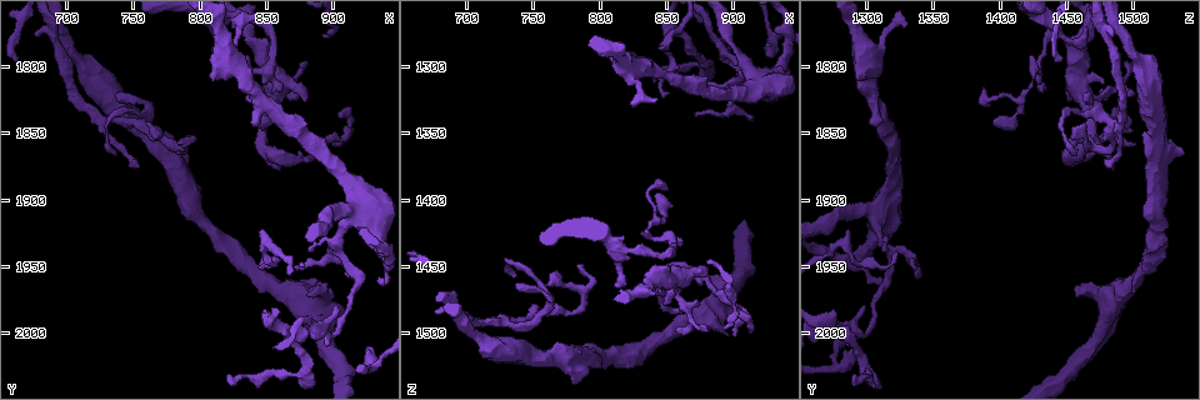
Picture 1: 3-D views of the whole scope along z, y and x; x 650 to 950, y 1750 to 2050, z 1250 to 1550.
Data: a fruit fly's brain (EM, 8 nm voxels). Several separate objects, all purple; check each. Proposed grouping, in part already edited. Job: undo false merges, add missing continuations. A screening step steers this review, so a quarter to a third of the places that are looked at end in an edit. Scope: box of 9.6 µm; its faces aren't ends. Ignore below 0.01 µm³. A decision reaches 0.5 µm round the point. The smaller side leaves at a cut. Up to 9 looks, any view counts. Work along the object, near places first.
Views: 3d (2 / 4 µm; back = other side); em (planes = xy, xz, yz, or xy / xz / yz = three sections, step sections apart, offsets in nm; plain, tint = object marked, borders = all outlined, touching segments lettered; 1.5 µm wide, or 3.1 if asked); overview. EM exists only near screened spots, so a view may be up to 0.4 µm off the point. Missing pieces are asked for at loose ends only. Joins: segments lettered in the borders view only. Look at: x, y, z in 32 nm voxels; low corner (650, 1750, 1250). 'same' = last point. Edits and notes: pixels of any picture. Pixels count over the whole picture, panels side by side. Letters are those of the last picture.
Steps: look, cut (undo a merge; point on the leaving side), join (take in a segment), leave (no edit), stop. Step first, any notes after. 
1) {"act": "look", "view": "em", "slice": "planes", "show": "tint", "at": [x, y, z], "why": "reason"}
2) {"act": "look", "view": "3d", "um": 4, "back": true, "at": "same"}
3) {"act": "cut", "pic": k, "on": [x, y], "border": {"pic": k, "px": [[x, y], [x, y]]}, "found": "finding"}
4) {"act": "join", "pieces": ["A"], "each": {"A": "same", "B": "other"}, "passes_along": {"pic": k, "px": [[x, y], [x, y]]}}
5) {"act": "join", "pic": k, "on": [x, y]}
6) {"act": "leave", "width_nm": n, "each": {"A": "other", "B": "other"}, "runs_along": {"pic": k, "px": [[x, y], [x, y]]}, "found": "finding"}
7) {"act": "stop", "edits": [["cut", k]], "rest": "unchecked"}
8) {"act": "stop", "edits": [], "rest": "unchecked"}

{"act": "look", "view": "3d", "um": 4, "at": [736, 1820, 1464], "why": "an open end"}

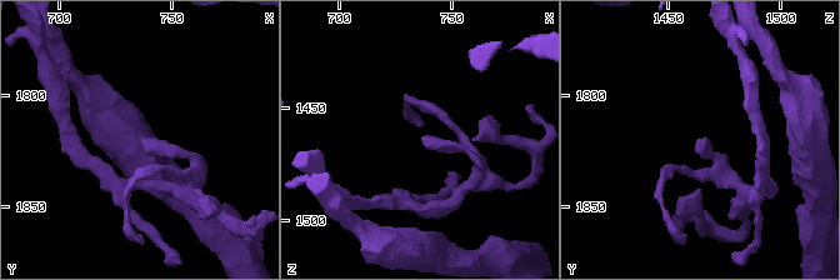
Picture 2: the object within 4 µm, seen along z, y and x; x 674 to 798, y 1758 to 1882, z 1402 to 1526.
{"act": "look", "view": "em", "slice": "planes", "show": "borders", "at": [737, 1820, 1463], "why": "need the tissue"}

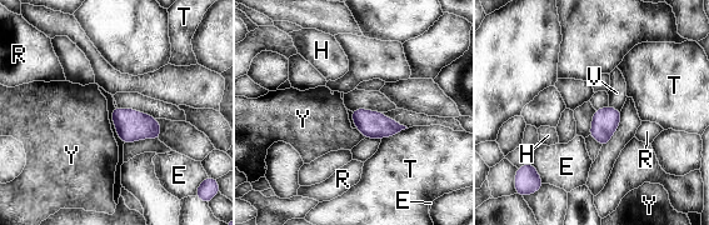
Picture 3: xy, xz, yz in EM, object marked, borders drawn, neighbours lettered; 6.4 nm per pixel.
{"act": "leave", "width_nm": 170, "each": {"E": "other", "H": "other", "R": "other", "T": "other", "V": "other", "Y": "other"}, "found": "none of them fits"}

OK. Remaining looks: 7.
{"act": "look", "view": "em", "slice": "planes", "show": "tint", "at": [778, 1866, 1514], "why": "sudden change in width"}

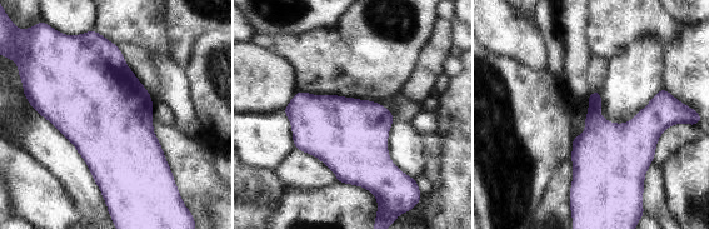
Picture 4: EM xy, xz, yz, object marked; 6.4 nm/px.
{"act": "look", "view": "em", "slice": "planes", "show": "borders", "at": "same", "why": "see the neighbours"}

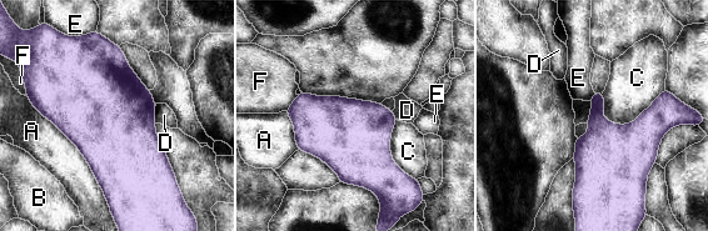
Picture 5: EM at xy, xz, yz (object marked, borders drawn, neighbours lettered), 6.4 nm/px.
{"act": "leave", "each": {"A": "other", "B": "other", "C": "other", "D": "other", "E": "other", "F": "other"}, "found": "one cell here"}

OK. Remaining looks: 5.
{"act": "look", "view": "3d", "um": 4, "at": [872, 1870, 1456], "why": "calibre changes"}

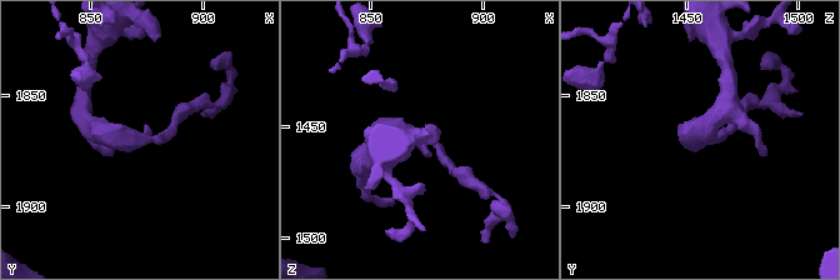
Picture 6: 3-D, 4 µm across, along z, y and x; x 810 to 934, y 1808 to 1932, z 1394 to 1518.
{"act": "look", "view": "em", "slice": "xy", "step": 4, "show": "tint", "at": [872, 1869, 1454]}

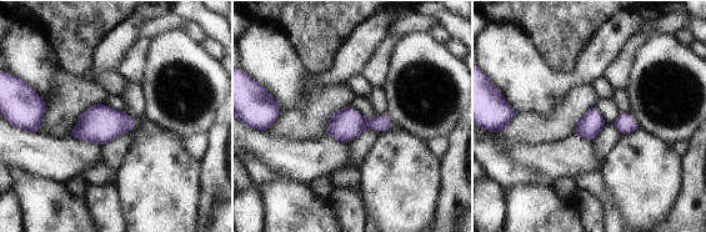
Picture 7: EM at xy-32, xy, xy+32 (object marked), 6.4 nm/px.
{"act": "look", "view": "em", "slice": "xy", "step": 4, "show": "borders", "at": "same", "why": "see the neighbours"}

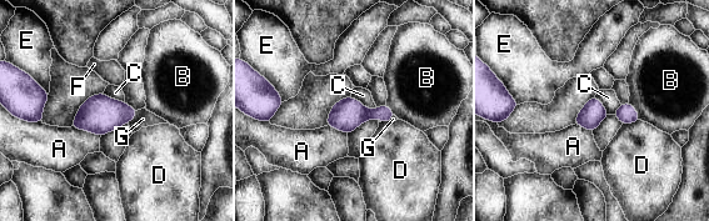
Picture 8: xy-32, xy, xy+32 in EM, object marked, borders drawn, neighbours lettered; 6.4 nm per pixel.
{"act": "leave", "each": {"A": "other", "B": "other", "C": "other", "D": "other", "E": "other", "F": "other", "G": "other"}, "border": {"pic": 8, "px": [[138, 110], [126, 122]]}, "found": "continuous, no second cell"}

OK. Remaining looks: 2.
{"act": "look", "view": "3d", "um": 4, "at": [848, 1938, 1324], "why": "thin end"}

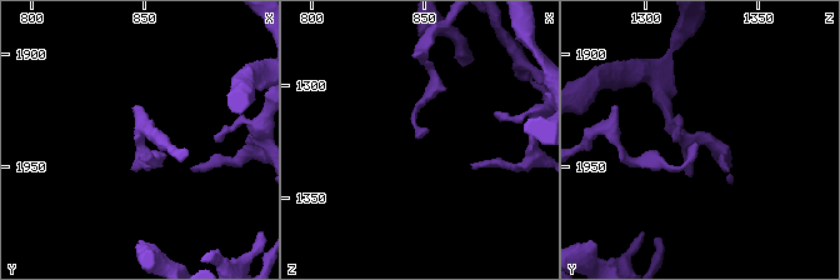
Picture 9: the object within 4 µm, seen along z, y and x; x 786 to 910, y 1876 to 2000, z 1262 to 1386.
{"act": "look", "view": "em", "slice": "planes", "show": "borders", "at": [846, 1940, 1324]}

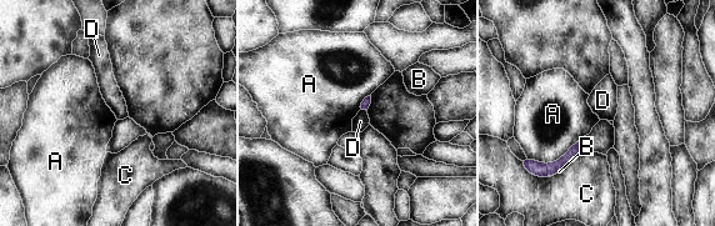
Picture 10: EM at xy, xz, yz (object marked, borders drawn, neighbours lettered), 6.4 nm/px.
{"act": "leave", "each": {"A": "other", "B": "other", "C": "other", "D": "other"}, "found": "no lettered segment goes on from it"}

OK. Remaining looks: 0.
{"act": "stop", "edits": [], "rest": "unchecked"}

